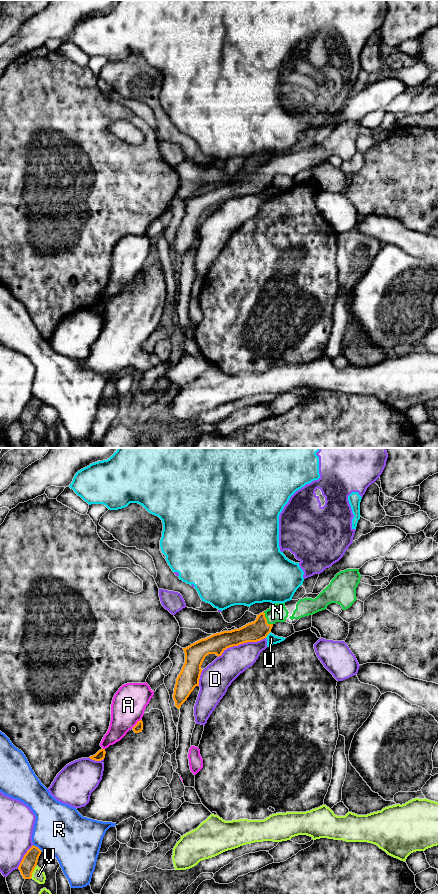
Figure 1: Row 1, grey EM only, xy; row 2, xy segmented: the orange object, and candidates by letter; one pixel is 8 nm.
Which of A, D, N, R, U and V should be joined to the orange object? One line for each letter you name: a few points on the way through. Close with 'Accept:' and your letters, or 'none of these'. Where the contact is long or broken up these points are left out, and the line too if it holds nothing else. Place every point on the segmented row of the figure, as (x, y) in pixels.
N: runs through xy (255, 631), (266, 620), (277, 612)
Accept: N

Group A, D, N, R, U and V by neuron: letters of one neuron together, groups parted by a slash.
A / D U / N / R / V

